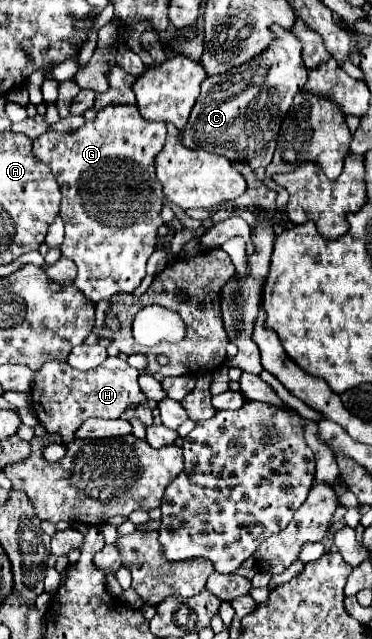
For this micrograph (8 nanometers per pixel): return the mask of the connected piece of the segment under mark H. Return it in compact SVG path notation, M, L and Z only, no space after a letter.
M106 358L104 364L88 372L74 370L68 362L48 362L36 372L32 388L32 410L38 416L40 424L54 434L60 434L62 440L74 440L76 428L88 418L120 418L120 414L132 404L146 404L148 398L138 386L138 370L128 366L126 360Z

